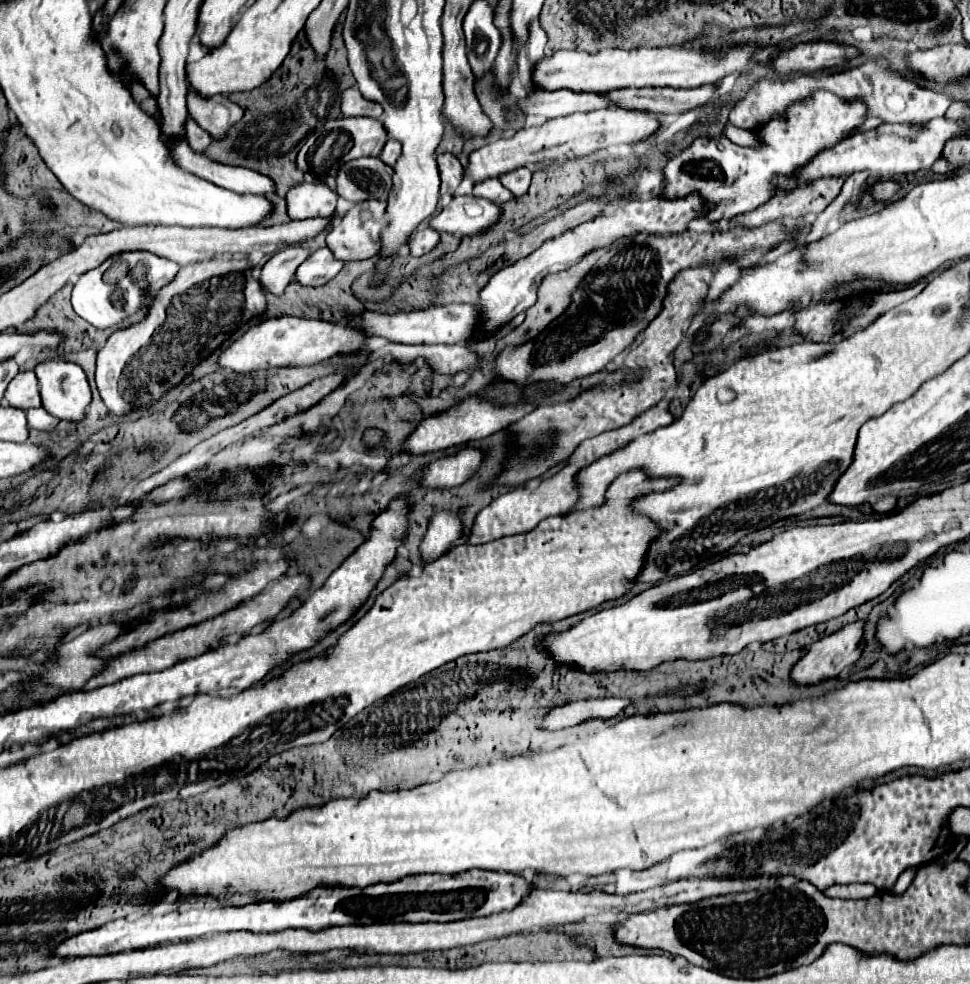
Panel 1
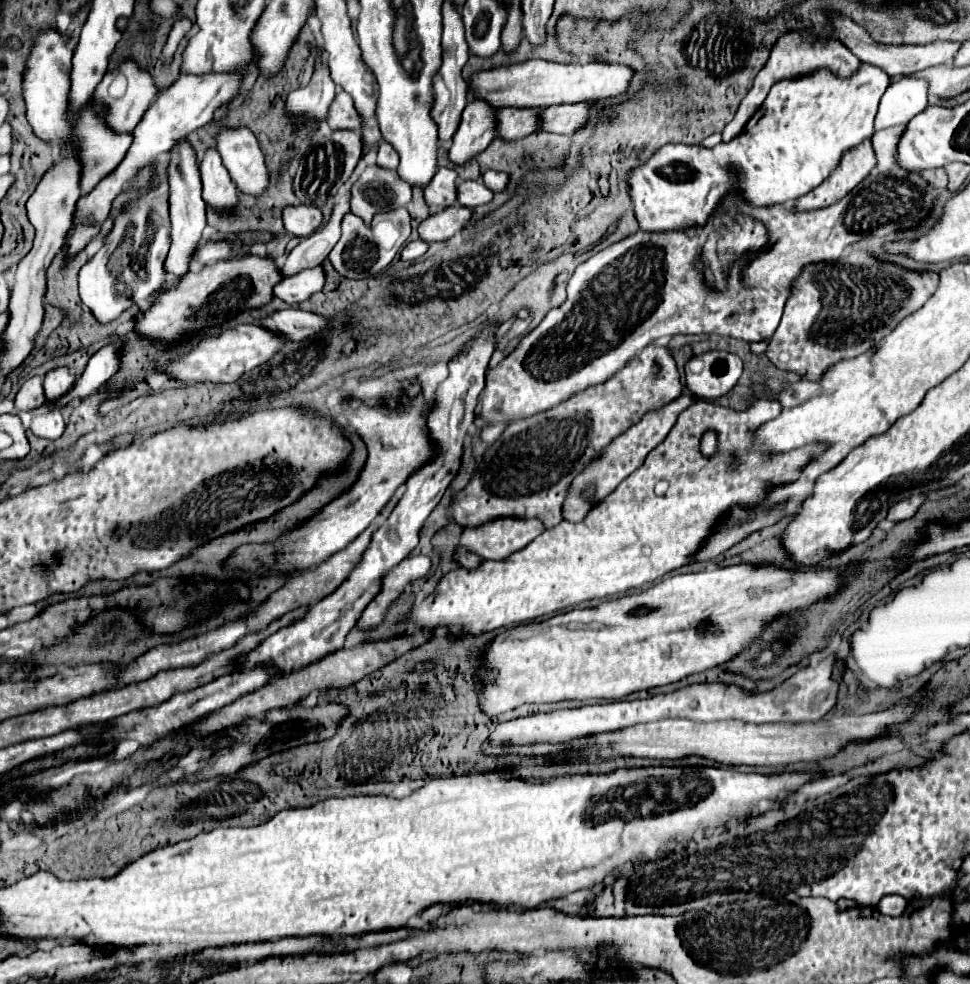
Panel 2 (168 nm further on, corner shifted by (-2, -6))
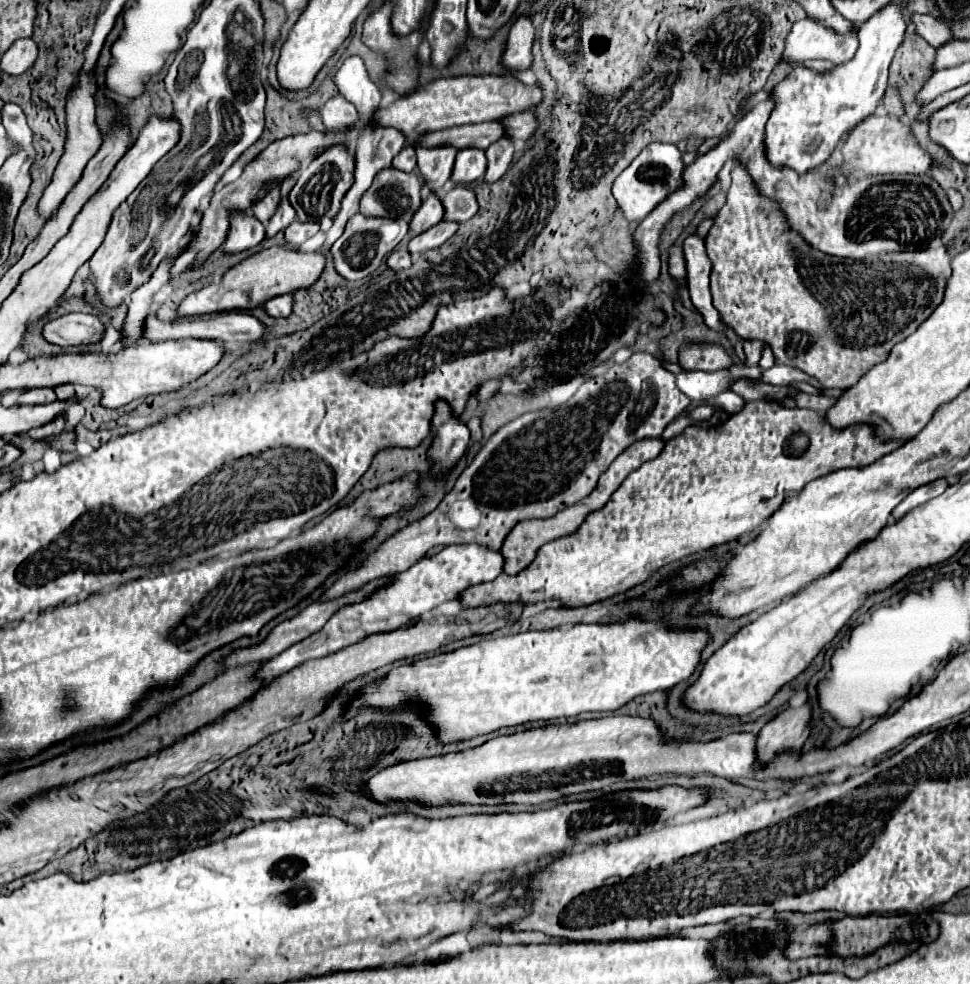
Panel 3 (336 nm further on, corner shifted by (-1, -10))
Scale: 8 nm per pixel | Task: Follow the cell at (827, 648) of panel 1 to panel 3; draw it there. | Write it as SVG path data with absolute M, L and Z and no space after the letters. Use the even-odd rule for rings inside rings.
M806 702L800 708L786 708L778 712L758 734L760 762L772 760L778 752L792 748L800 750L812 730L812 708Z

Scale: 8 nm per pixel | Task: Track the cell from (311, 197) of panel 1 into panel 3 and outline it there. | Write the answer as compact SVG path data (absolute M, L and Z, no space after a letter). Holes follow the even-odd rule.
M294 220L294 222L284 230L284 236L286 236L286 242L302 244L302 242L306 242L308 238L312 238L316 232L318 232L318 224L316 224L316 222L300 222L300 220Z

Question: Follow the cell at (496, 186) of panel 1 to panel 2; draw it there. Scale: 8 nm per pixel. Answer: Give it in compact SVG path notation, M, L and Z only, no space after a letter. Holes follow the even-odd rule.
M467 180L457 186L457 204L465 208L477 208L481 204L487 204L493 198L493 192L487 190L487 186L481 184L481 180Z

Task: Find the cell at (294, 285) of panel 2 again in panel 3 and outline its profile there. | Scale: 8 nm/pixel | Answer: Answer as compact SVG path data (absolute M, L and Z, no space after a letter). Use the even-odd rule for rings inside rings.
M294 292L284 294L284 296L274 296L274 298L270 298L270 300L264 304L266 312L268 312L270 316L276 316L276 318L278 318L278 316L290 316L292 306L294 306Z

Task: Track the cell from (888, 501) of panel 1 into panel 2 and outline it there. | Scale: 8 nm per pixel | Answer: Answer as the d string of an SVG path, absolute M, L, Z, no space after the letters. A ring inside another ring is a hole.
M909 496L909 498L897 502L895 506L891 506L887 518L893 520L893 522L907 520L907 518L911 518L911 516L919 510L919 506L921 506L923 502L925 502L925 496Z

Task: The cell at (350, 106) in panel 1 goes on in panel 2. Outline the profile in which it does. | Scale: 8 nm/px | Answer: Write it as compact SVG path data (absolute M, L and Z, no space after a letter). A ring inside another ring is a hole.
M339 92L335 96L335 100L329 106L329 114L327 114L327 124L331 130L355 130L359 132L359 116L355 114L351 96L347 92Z

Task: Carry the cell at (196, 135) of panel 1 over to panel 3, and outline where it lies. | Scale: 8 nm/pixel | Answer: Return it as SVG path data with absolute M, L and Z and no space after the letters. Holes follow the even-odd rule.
M238 214L230 222L230 234L226 234L224 248L226 252L240 252L252 248L264 240L264 226L252 214Z

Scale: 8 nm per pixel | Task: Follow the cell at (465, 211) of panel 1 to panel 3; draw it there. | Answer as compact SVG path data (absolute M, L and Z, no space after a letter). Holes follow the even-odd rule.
M438 222L438 226L432 226L430 230L414 236L410 242L408 242L408 250L410 254L422 254L426 250L432 250L436 246L442 246L454 232L458 230L458 222Z

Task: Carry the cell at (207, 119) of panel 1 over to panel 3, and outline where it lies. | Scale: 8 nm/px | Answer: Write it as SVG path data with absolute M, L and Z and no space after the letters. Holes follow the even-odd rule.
M270 190L270 194L266 194L266 198L262 198L262 202L258 202L258 206L254 206L252 214L254 214L262 224L266 224L266 222L272 218L272 214L276 212L278 198L280 198L280 190Z

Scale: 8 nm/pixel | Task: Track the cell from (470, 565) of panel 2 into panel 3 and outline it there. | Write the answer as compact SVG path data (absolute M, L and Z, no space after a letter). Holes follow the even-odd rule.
M478 544L446 546L434 556L420 558L406 572L394 574L392 582L388 582L386 586L376 590L370 598L356 602L356 604L350 604L350 606L342 606L342 610L334 612L334 616L326 622L326 626L322 630L318 630L310 638L304 638L302 642L290 646L288 650L284 650L276 658L270 658L268 662L264 662L254 676L260 682L266 682L266 680L272 680L272 678L308 662L308 660L318 660L318 658L330 656L330 654L334 654L350 644L360 642L362 638L368 638L370 634L390 632L390 630L402 628L408 622L422 616L424 612L432 610L434 606L448 602L448 600L456 600L464 588L478 584L478 582L494 580L502 572L502 564L504 564L504 558L500 552L492 552L492 550L478 546Z

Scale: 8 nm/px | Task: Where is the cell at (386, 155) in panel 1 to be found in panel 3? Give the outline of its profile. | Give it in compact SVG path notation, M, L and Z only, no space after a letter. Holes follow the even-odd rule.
M404 146L404 148L394 156L392 168L398 168L398 170L402 170L402 172L412 172L412 170L416 168L416 154L414 154L414 150L410 150L410 146Z

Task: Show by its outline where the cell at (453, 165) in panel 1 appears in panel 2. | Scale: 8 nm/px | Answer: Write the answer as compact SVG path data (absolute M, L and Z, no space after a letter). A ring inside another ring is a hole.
M439 168L423 194L431 214L455 204L455 190L457 190L457 172L451 168Z

